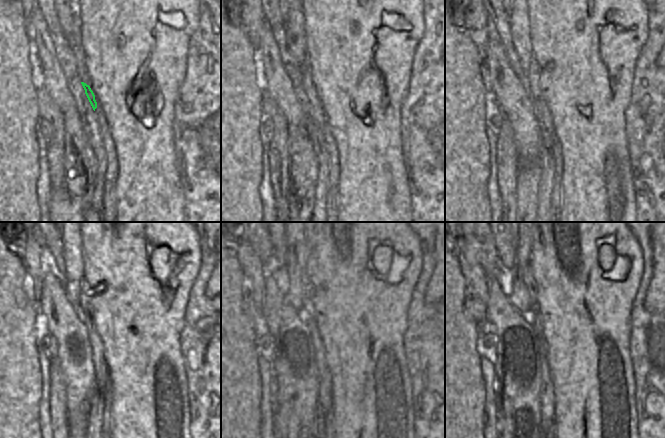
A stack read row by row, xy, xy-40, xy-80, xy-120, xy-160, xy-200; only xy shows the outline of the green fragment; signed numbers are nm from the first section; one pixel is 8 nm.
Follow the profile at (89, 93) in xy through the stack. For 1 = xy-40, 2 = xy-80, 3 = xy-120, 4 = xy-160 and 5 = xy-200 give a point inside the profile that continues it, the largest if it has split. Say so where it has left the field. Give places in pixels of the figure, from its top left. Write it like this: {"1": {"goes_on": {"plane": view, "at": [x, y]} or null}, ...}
{"1": {"goes_on": {"plane": "xy-40", "at": [319, 115]}}, "2": {"goes_on": {"plane": "xy-80", "at": [542, 113]}}, "3": {"goes_on": {"plane": "xy-120", "at": [101, 373]}}, "4": {"goes_on": {"plane": "xy-160", "at": [323, 373]}}, "5": {"goes_on": {"plane": "xy-200", "at": [547, 395]}}}

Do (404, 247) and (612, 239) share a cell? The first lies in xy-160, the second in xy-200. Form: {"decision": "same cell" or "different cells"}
{"decision": "same cell"}

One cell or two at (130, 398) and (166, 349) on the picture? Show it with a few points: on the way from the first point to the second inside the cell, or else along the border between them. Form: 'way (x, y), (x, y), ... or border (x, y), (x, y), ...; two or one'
way (143, 385), (147, 381), (147, 367), (153, 360); one

